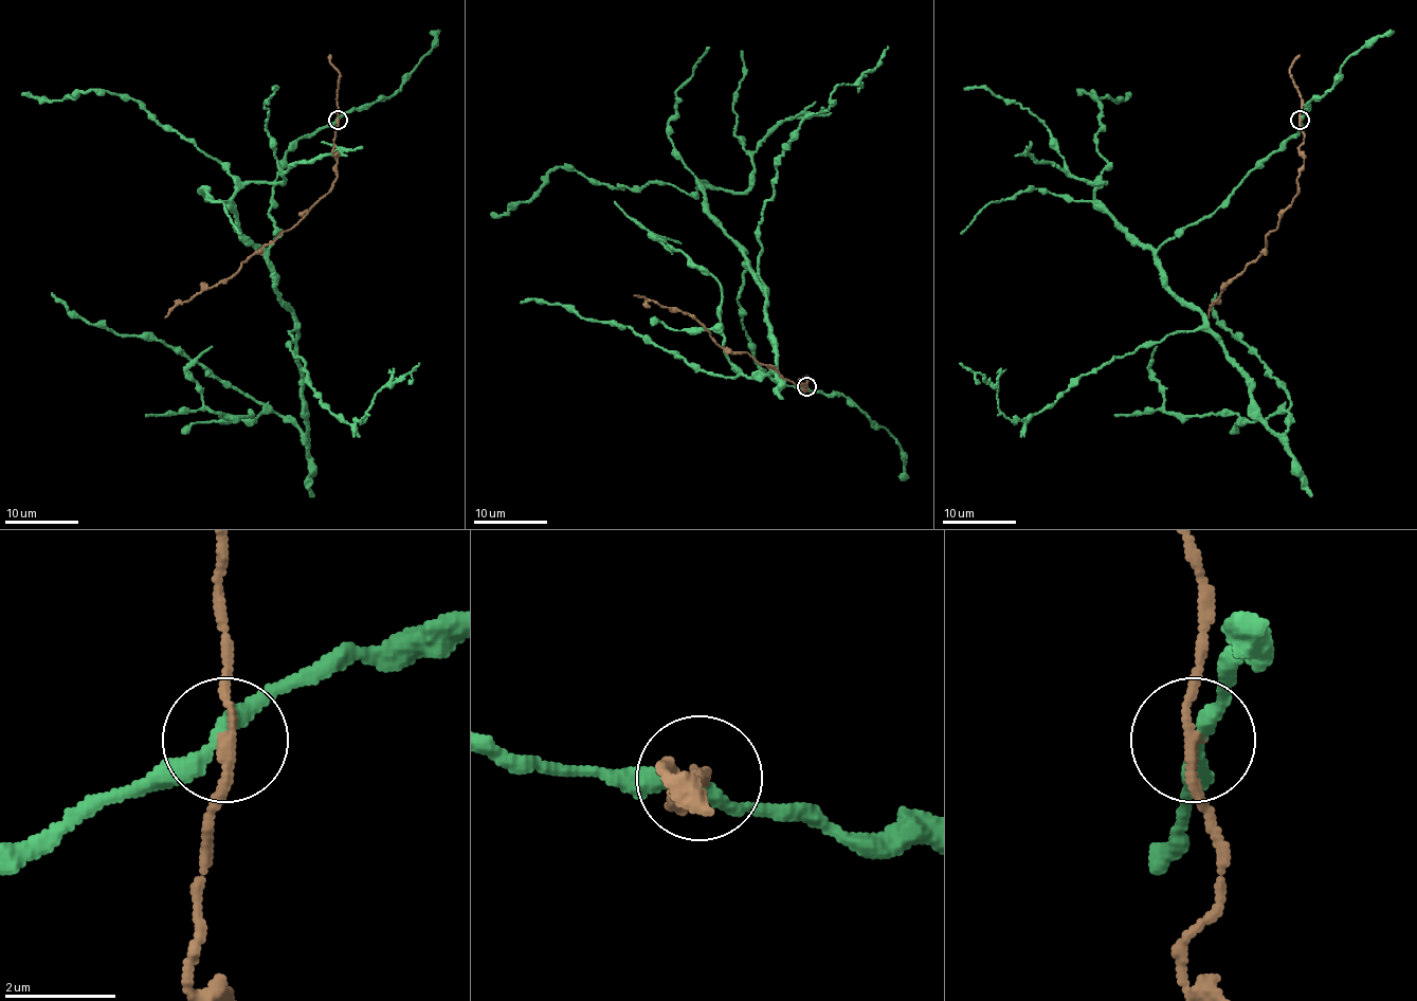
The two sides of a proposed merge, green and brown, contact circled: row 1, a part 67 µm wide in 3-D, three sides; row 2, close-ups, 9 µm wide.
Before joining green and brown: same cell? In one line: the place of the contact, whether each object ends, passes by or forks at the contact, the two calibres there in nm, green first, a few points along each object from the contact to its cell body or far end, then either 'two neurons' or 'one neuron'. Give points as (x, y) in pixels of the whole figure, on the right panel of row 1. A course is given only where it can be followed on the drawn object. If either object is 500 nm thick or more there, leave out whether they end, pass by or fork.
place (1300, 120); green passes by; brown passes by; calibres 280 and 190 nm; course green (1302, 120), (1156, 254), (1281, 433), (1288, 395), (1218, 324), (1216, 293); course brown (1300, 120), (1303, 167), (1297, 195), (1267, 236), (1267, 249), (1223, 288), (1209, 317); two neurons

